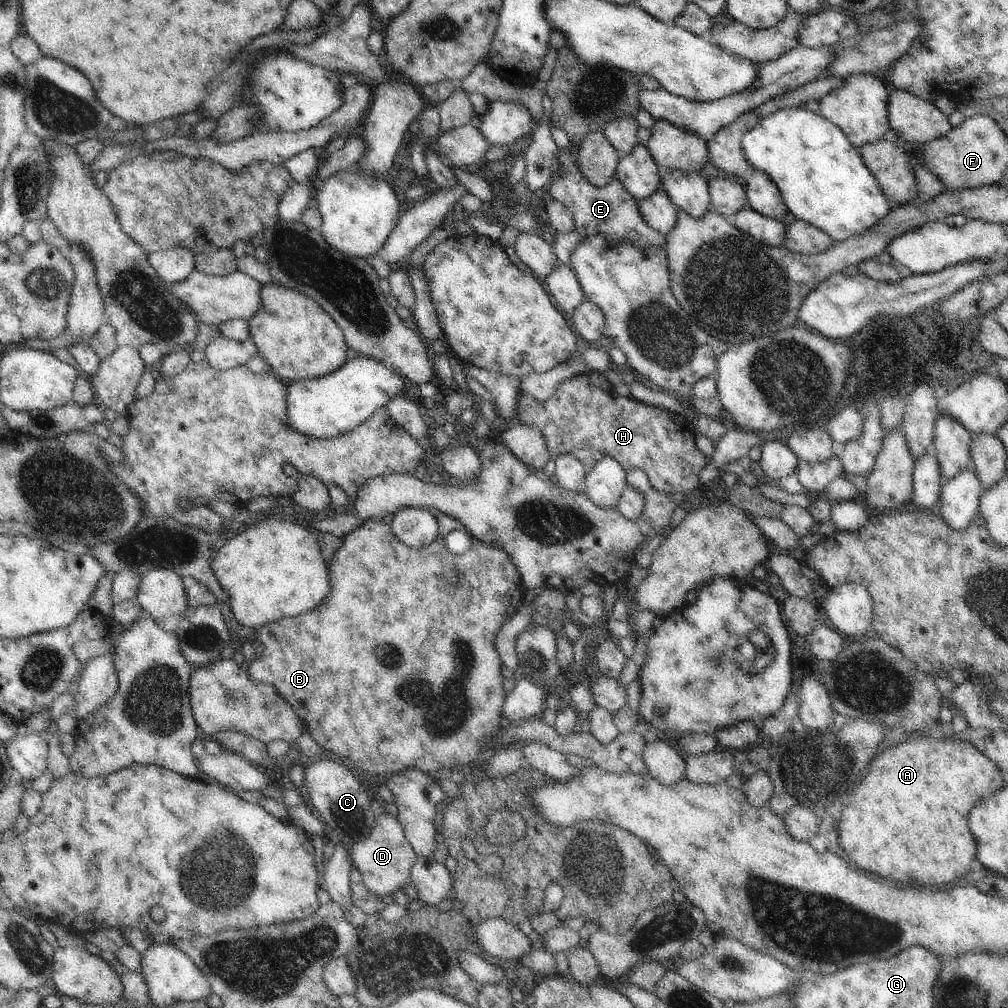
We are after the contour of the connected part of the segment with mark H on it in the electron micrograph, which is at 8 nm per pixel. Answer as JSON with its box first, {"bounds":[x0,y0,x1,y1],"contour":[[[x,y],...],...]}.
{"bounds":[518,371,706,494],"contour":[[[598,371],[561,382],[547,401],[524,394],[518,399],[519,422],[541,430],[552,460],[570,453],[589,470],[602,457],[612,457],[626,472],[632,468],[646,472],[652,488],[657,491],[691,494],[701,490],[698,474],[706,465],[706,456],[696,446],[693,422],[668,409],[661,410],[621,396]]]}

